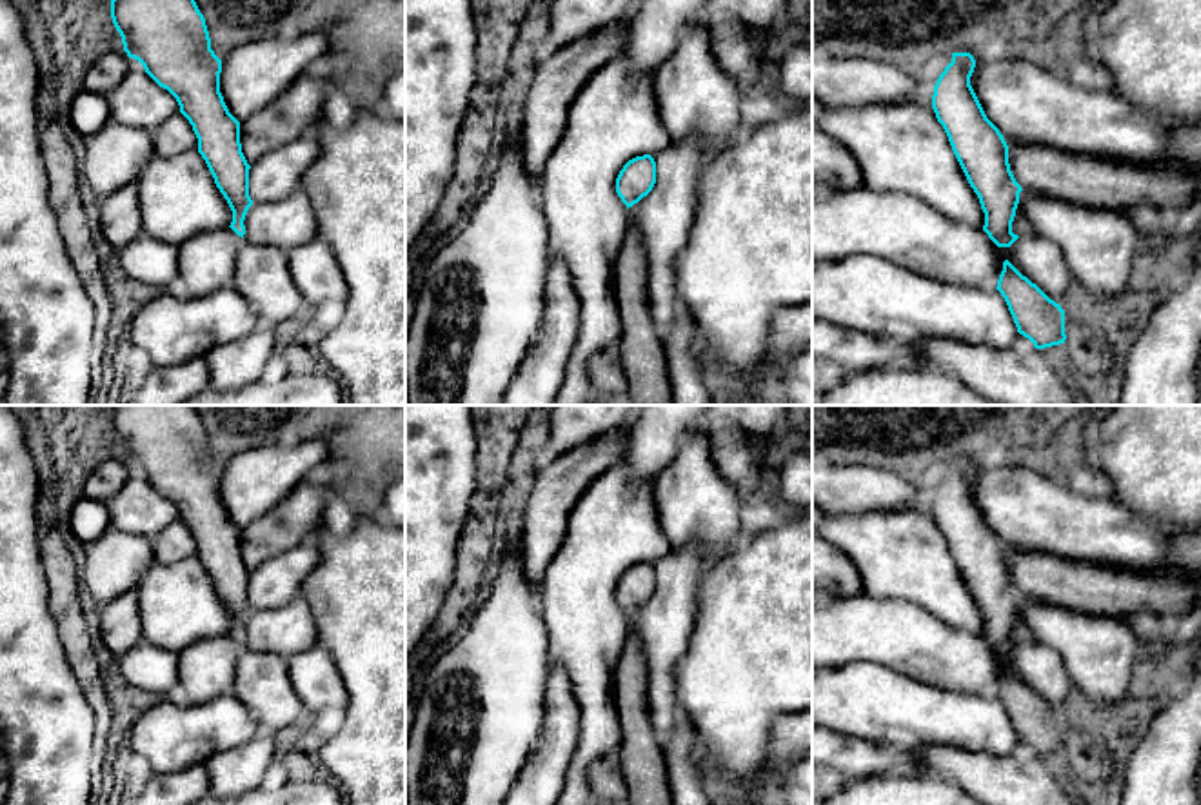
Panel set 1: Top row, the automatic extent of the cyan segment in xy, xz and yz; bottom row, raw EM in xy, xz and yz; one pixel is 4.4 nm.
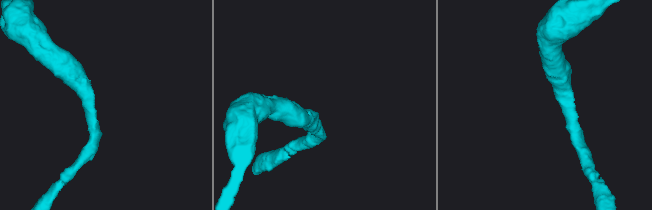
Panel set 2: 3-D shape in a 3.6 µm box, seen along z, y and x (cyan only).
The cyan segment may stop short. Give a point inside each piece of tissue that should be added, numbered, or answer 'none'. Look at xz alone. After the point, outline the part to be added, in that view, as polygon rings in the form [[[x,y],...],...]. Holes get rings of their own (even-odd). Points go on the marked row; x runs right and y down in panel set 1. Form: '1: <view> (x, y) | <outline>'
none

